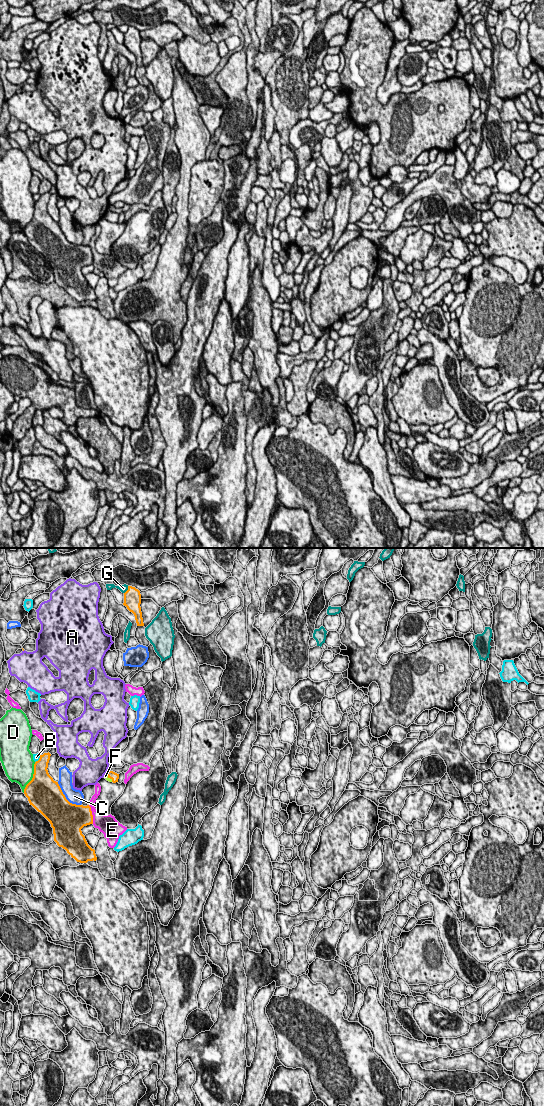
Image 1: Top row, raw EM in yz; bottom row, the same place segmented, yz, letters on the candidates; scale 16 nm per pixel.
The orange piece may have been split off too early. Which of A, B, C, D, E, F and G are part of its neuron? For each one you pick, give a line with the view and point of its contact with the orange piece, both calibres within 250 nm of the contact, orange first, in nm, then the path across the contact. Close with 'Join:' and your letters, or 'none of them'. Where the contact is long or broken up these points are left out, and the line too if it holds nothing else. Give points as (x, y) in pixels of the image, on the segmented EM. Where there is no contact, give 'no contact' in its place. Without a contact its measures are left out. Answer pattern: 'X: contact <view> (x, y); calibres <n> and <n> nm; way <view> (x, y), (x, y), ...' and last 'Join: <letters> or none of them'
F: contact yz (108, 777); calibres 130 and 60 nm; way yz (112, 775), (108, 777), (105, 776)
Join: F

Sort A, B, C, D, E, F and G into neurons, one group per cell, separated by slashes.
A / B / C / D / E / F / G

